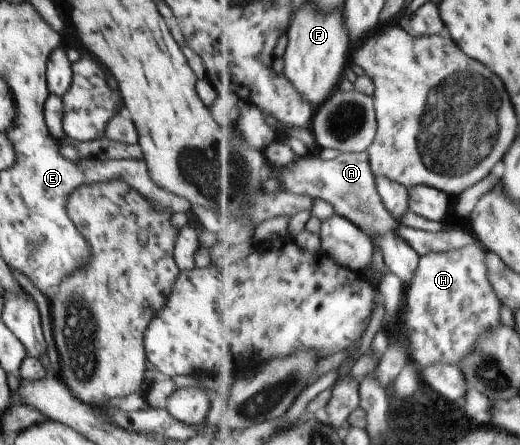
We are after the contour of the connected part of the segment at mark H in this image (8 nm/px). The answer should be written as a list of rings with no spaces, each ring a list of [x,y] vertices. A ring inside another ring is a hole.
[[[482,244],[449,252],[429,253],[420,260],[412,283],[407,286],[403,325],[413,360],[421,368],[435,363],[461,366],[476,340],[489,328],[501,324],[501,303],[489,278],[487,249]]]

